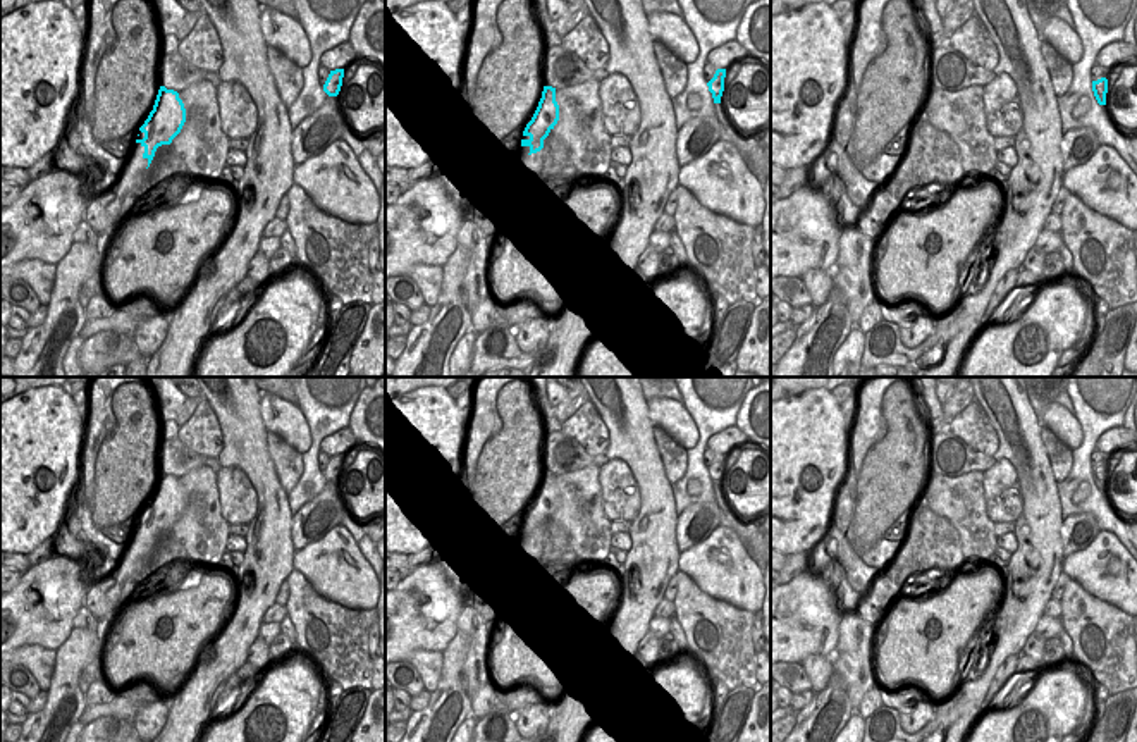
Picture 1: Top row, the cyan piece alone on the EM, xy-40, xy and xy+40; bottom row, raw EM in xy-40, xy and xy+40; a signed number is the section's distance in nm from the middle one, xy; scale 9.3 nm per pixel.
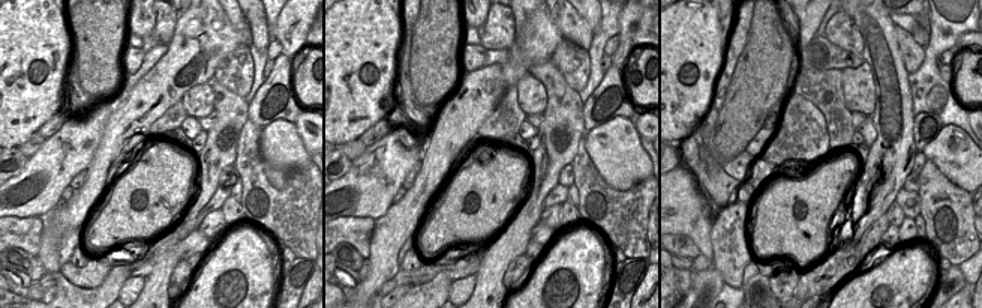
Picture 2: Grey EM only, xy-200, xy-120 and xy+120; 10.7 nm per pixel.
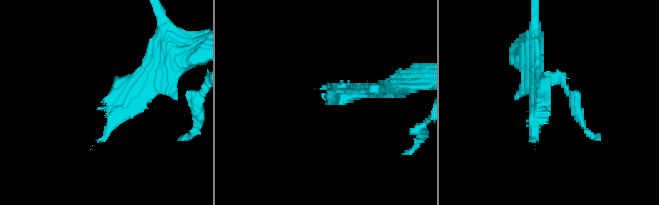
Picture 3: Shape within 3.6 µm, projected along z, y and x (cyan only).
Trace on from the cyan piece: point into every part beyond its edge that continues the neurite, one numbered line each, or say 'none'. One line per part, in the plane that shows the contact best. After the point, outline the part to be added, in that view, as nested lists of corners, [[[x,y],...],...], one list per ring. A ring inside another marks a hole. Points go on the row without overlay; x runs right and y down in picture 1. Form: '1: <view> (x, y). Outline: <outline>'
1: xy-40 (133, 567). Outline: [[[134,529],[132,537],[112,573],[115,585],[105,594],[107,620],[112,621],[115,611],[136,592],[138,584],[148,575],[148,544],[143,542],[144,532]]]

